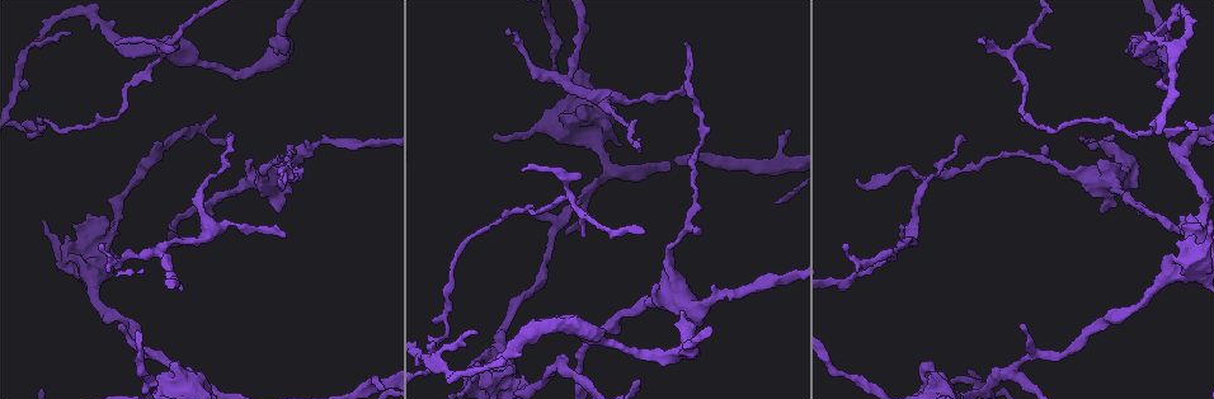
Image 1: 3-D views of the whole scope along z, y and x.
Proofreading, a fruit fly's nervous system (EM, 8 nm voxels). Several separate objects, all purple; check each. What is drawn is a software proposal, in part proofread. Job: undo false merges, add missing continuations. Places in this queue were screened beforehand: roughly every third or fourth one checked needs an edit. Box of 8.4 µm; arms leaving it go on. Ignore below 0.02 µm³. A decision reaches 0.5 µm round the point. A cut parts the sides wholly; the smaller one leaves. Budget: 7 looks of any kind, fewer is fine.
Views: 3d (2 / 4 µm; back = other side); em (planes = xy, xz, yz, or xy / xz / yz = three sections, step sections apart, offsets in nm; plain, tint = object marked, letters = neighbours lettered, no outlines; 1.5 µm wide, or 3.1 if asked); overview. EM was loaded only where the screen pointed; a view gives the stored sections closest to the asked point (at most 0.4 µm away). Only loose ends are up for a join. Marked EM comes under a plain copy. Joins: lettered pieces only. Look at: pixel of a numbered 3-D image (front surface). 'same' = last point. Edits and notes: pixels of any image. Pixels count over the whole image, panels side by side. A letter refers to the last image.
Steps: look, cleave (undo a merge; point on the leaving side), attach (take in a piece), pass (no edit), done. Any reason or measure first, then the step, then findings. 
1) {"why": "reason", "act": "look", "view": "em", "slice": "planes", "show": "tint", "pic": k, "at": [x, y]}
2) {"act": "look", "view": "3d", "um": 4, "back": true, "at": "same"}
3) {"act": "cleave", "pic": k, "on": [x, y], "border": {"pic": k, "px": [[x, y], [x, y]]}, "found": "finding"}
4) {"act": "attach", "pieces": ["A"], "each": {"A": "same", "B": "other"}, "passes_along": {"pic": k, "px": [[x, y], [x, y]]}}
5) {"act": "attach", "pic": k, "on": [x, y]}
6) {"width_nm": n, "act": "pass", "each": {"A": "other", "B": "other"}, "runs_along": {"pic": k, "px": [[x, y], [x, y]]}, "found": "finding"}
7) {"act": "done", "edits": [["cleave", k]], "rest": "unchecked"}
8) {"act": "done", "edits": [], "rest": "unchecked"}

{"why": "tapers out", "act": "look", "view": "em", "slice": "planes", "show": "letters", "pic": 1, "at": [178, 50]}

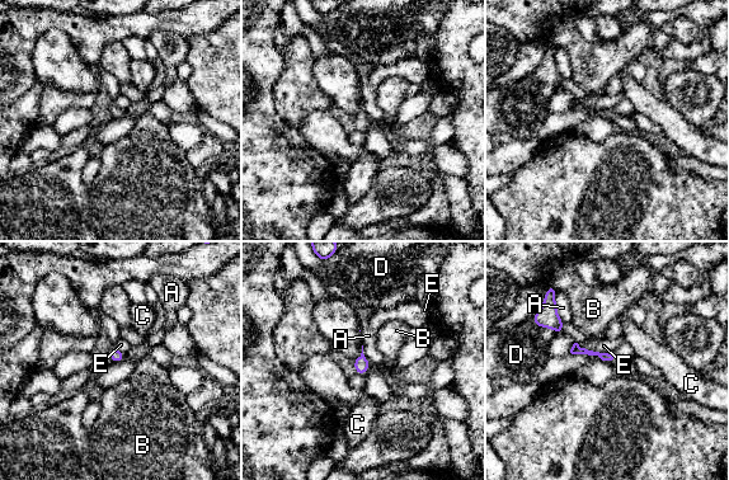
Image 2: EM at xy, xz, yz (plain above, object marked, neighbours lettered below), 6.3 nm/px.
{"act": "pass", "each": {"A": "other", "B": "other", "C": "other", "D": "other", "E": "other"}, "border": {"pic": 2, "px": [[555, 292], [555, 311], [564, 323]]}, "found": "none of them fits"}

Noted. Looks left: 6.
{"why": "sudden change in width", "act": "look", "view": "em", "slice": "yz", "step": 8, "show": "tint", "pic": 1, "at": [120, 45]}

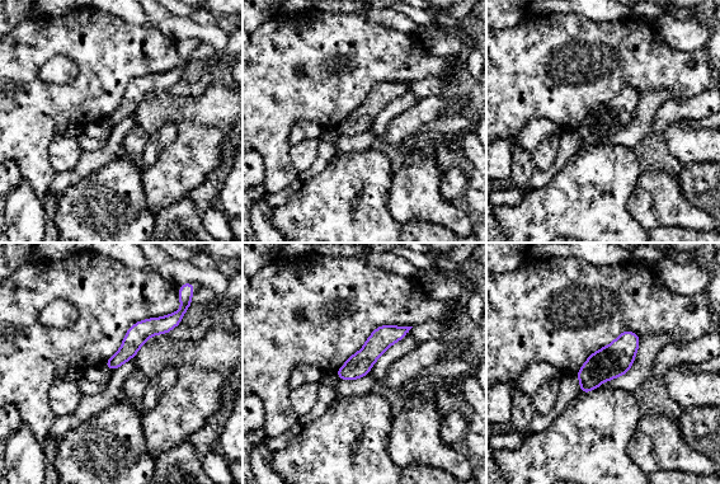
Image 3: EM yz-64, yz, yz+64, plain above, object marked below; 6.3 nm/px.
{"act": "look", "view": "em", "slice": "planes", "show": "letters", "at": "same"}

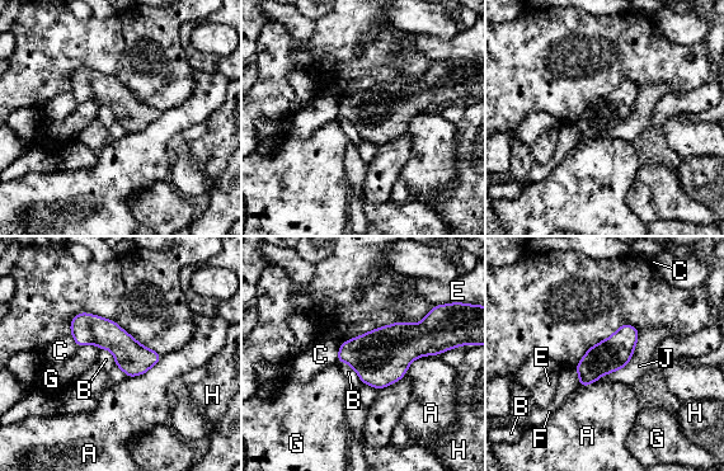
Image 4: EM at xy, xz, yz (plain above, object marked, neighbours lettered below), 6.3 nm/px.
{"act": "pass", "each": {"A": "other", "B": "other", "C": "other", "E": "other", "F": "other", "G": "other", "H": "other", "J": "other"}, "border": {"pic": 4, "px": [[337, 363], [346, 362], [362, 382]]}, "found": "all the same cell"}

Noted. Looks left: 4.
{"why": "an open end", "act": "look", "view": "em", "slice": "xz", "step": 8, "show": "letters", "pic": 1, "at": [279, 211]}

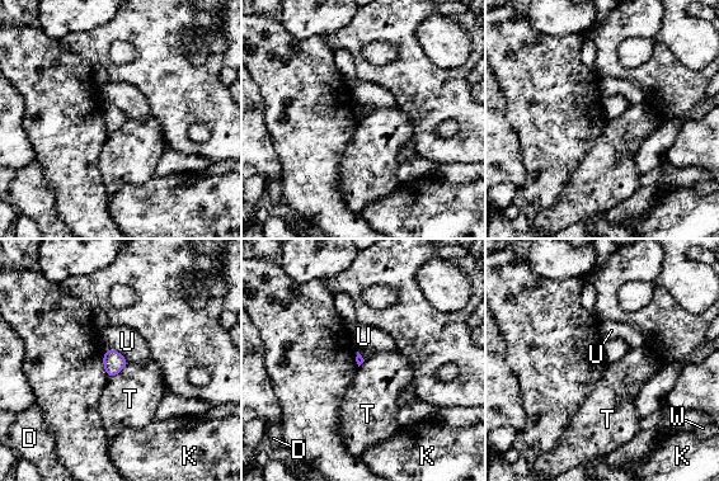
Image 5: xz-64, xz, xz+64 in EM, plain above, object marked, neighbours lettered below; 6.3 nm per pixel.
{"why": "another direction", "act": "look", "view": "em", "slice": "planes", "show": "letters", "at": "same"}

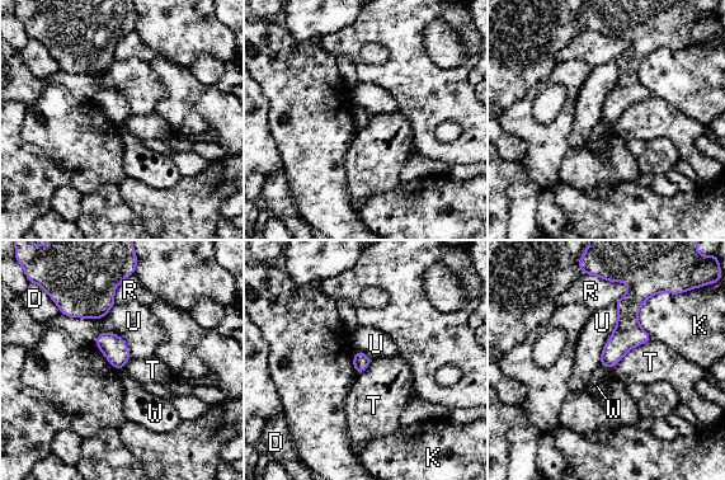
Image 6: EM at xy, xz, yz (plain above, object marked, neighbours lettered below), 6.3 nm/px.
{"act": "pass", "each": {"D": "other", "K": "other", "R": "other", "T": "other", "U": "other", "W": "other"}, "runs_along": {"pic": 6, "px": [[636, 291], [627, 334], [606, 363]]}, "found": "no lettered piece goes on from it"}

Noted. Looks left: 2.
{"act": "done", "edits": [], "rest": "unchecked"}

